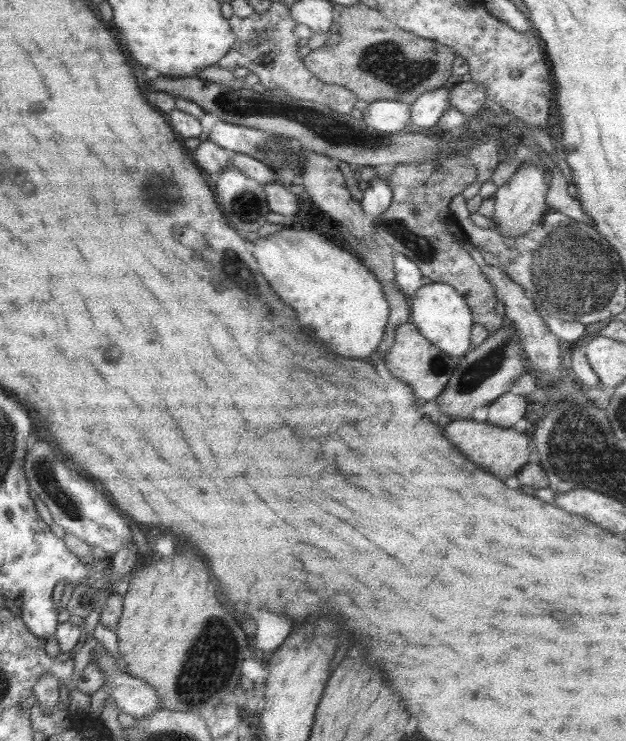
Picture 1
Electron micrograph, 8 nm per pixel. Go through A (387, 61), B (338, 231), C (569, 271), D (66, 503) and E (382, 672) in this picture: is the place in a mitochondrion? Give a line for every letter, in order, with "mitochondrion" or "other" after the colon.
A: mitochondrion
B: other
C: mitochondrion
D: mitochondrion
E: other

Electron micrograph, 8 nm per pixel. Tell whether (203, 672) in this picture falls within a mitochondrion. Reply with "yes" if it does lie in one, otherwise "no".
yes

